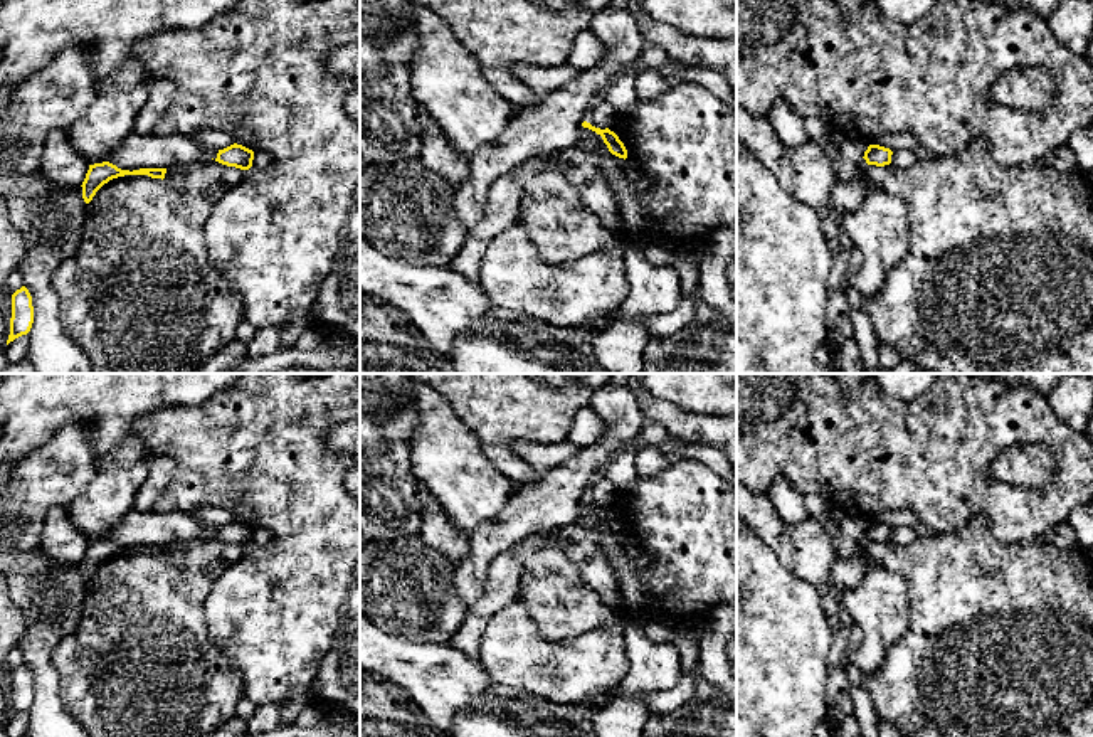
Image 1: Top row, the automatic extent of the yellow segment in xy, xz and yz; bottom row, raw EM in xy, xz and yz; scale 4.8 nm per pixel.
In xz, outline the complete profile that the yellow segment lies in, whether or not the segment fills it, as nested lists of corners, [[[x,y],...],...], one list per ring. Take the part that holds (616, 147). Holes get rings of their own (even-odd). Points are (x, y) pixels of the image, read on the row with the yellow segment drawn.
[[[583,121],[582,126],[600,135],[612,155],[624,158],[624,160],[627,158],[627,150],[614,131],[610,131],[609,128],[605,128],[605,130],[595,128],[587,121]]]

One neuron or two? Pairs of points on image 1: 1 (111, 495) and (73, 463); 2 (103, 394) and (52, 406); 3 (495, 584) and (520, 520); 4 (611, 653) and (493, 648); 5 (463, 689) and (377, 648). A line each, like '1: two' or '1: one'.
1: two
2: one
3: two
4: one
5: one

